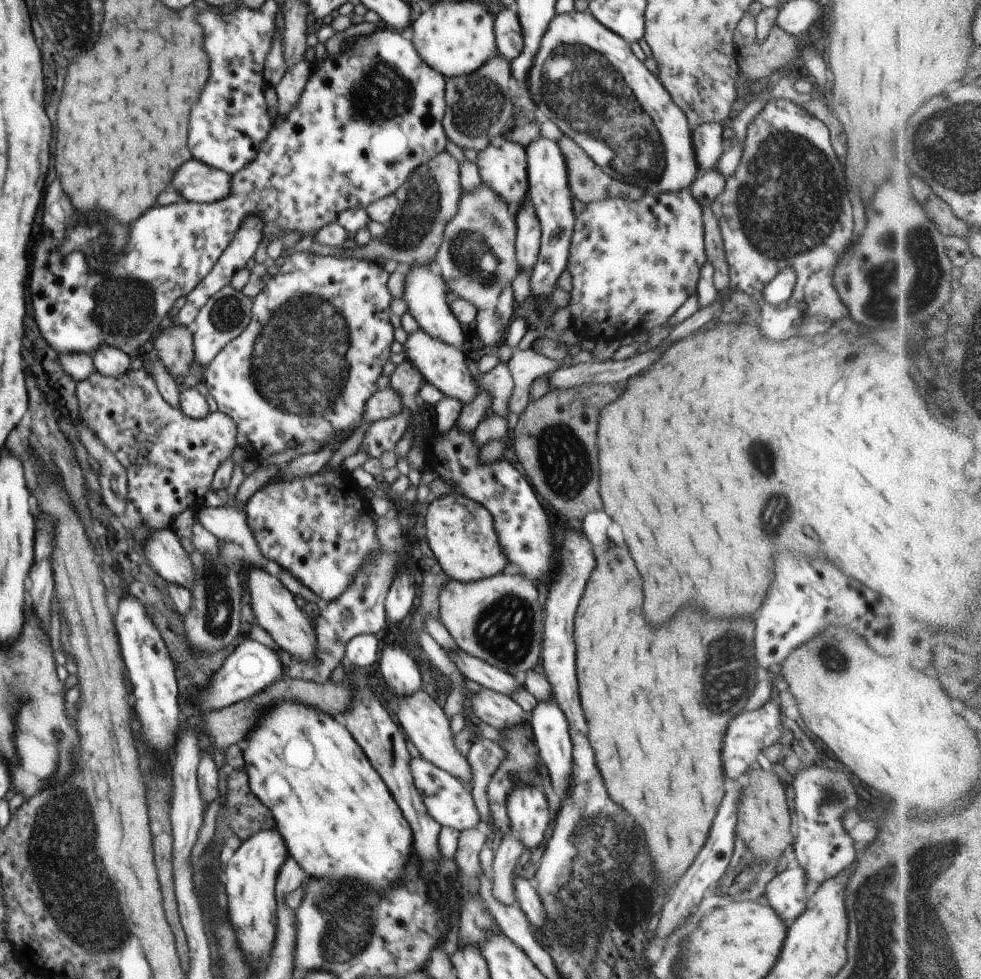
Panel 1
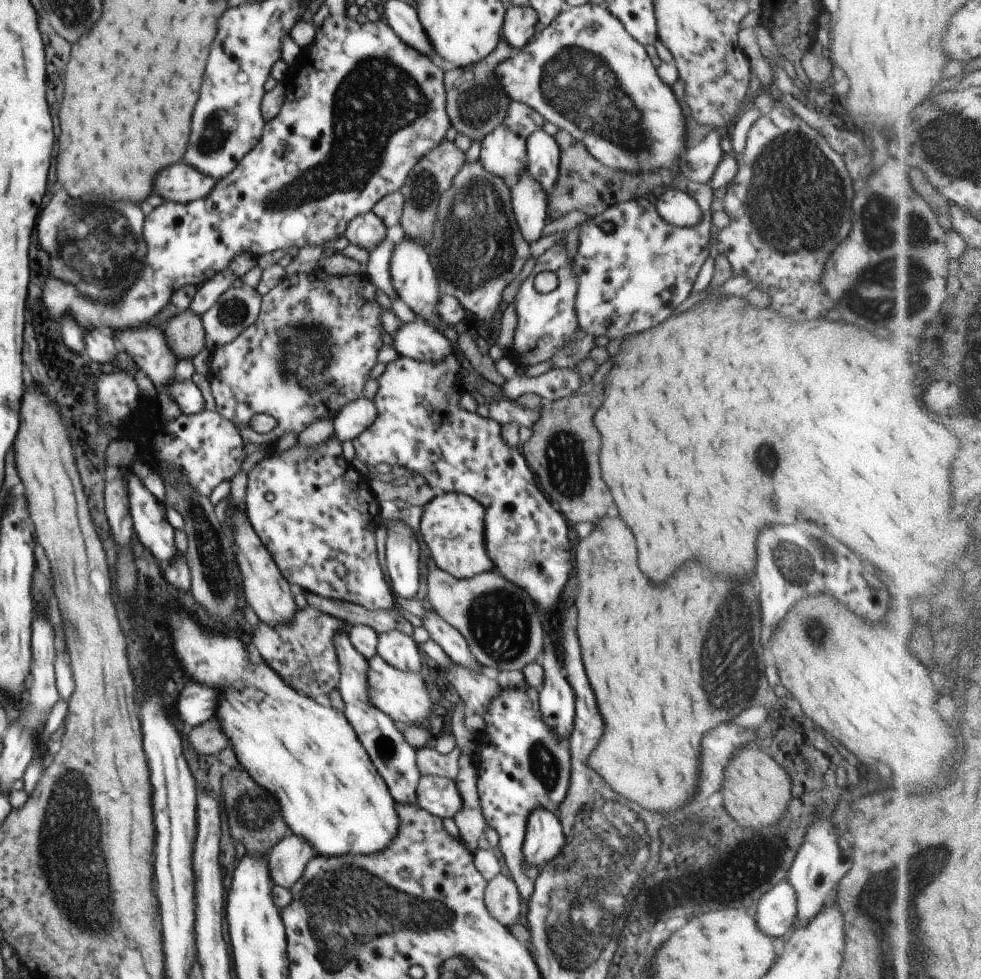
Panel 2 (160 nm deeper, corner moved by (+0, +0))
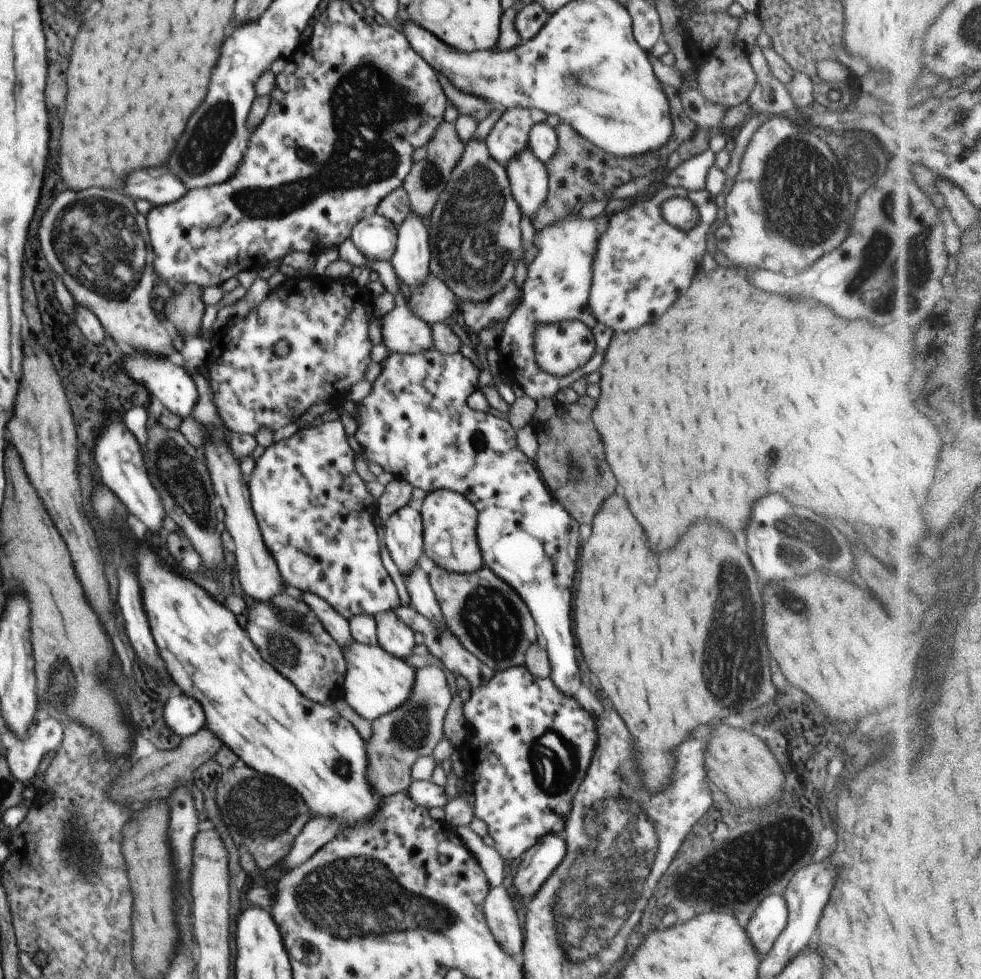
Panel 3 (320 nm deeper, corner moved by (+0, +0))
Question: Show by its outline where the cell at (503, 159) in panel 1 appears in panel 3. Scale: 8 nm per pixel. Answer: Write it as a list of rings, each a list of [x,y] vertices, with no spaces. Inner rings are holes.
[[[534,107],[506,109],[485,138],[490,156],[506,165],[527,147],[531,126],[546,121],[547,116],[543,110]]]

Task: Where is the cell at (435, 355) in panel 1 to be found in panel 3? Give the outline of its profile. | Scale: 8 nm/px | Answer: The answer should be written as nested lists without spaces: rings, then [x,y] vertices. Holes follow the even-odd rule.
[[[398,291],[396,306],[381,317],[382,343],[391,353],[416,354],[433,347],[431,325],[418,318]]]

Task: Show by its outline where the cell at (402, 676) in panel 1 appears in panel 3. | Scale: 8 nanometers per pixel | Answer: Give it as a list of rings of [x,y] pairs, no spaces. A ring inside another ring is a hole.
[[[395,609],[373,615],[377,622],[377,644],[399,659],[412,655],[415,632],[395,613]]]

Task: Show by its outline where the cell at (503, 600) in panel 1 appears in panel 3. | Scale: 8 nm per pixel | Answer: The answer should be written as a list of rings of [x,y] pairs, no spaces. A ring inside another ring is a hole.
[[[436,565],[428,574],[428,578],[441,608],[445,624],[466,650],[477,656],[495,672],[525,664],[526,651],[531,647],[531,644],[537,641],[537,632],[532,613],[528,612],[527,604],[524,604],[522,597],[515,589],[486,566],[476,572],[464,574],[448,572],[444,567]]]

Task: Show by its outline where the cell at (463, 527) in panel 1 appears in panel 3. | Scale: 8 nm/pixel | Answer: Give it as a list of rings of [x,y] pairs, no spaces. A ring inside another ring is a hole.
[[[438,489],[428,493],[421,509],[424,536],[423,551],[430,560],[448,572],[476,572],[484,567],[484,559],[476,536],[478,511],[463,495],[450,489]]]

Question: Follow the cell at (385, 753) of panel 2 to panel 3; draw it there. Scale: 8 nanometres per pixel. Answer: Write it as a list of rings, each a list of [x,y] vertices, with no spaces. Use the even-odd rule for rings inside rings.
[[[303,592],[301,600],[321,620],[321,624],[341,646],[342,650],[353,641],[354,638],[349,629],[349,619],[345,619],[339,612],[336,612],[326,600],[311,592]]]

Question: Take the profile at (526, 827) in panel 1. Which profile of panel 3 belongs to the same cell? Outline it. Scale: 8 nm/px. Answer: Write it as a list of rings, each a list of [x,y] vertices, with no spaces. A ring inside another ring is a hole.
[[[562,834],[544,835],[532,848],[520,856],[514,867],[512,888],[517,890],[517,900],[534,896],[551,877],[554,869],[567,853],[567,844]]]

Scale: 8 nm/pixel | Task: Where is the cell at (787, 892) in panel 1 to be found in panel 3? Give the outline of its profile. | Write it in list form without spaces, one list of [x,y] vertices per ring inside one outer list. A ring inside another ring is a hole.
[[[770,895],[759,902],[758,907],[754,910],[754,913],[744,930],[751,940],[751,945],[755,951],[759,953],[760,957],[764,958],[768,952],[770,952],[774,941],[780,936],[780,933],[787,925],[787,918],[787,904],[783,896]]]

